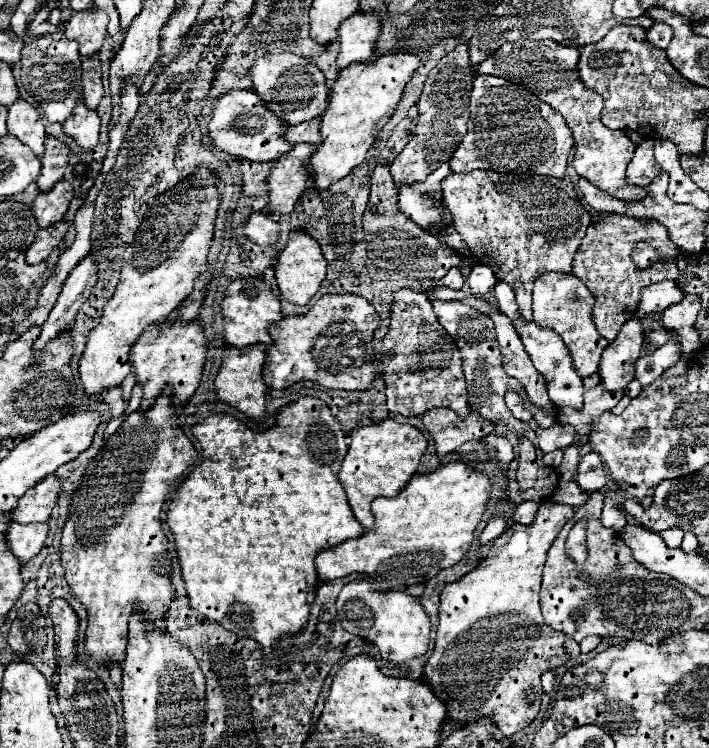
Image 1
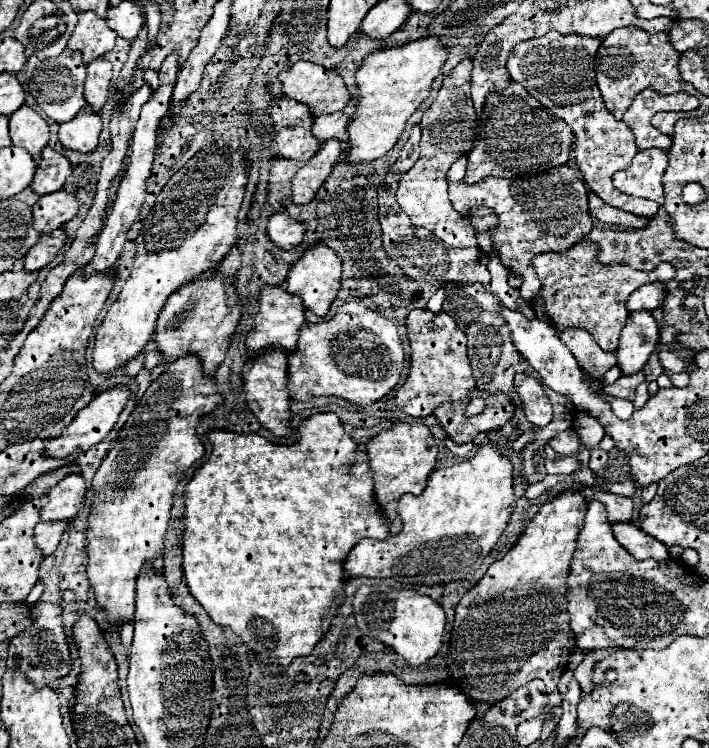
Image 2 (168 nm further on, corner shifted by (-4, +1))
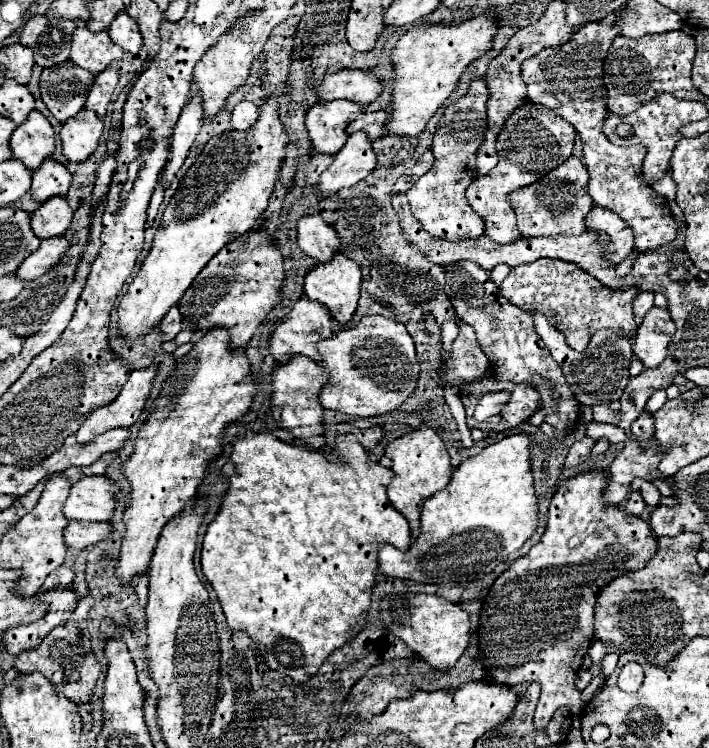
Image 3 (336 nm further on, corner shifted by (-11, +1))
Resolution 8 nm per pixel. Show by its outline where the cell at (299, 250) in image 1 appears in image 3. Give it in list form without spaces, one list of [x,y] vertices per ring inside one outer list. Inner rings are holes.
[[[334,253],[328,263],[318,263],[312,271],[308,271],[308,275],[304,277],[304,293],[308,295],[308,299],[320,301],[324,307],[328,307],[338,323],[348,323],[360,297],[360,279],[360,267],[342,253]]]

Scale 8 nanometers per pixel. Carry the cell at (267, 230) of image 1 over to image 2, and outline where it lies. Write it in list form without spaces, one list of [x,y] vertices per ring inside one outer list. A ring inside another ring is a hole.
[[[279,211],[269,219],[267,225],[267,233],[271,237],[271,241],[285,249],[285,251],[293,251],[295,247],[299,247],[303,243],[303,235],[305,235],[305,223],[295,221],[289,217],[287,211]]]

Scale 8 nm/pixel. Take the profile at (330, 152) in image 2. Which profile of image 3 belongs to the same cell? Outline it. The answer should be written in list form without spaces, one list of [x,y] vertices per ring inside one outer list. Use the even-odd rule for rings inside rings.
[[[360,131],[352,133],[344,147],[336,153],[334,163],[320,175],[320,193],[330,197],[338,189],[348,187],[348,183],[358,183],[376,167],[376,155],[372,143]]]

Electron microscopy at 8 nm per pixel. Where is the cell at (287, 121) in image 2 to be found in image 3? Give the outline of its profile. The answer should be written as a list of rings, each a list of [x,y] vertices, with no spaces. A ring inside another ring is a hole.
[[[326,101],[316,103],[306,111],[306,129],[312,149],[324,155],[336,155],[344,139],[348,139],[344,127],[352,123],[364,111],[362,105],[352,101]]]

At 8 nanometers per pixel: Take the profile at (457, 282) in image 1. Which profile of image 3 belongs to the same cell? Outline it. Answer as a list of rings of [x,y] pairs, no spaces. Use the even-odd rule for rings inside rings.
[[[442,321],[442,347],[450,347],[452,339],[456,337],[456,323],[454,321]]]

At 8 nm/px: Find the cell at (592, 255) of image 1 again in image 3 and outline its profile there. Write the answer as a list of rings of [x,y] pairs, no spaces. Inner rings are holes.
[[[544,257],[526,265],[518,265],[502,281],[500,291],[510,303],[518,305],[524,311],[530,309],[542,311],[548,317],[548,321],[566,337],[566,343],[578,353],[586,349],[590,337],[600,329],[622,331],[628,339],[632,339],[636,333],[632,301],[636,299],[640,289],[638,287],[610,289],[592,275],[588,275],[584,269],[576,267],[576,263],[572,261]]]

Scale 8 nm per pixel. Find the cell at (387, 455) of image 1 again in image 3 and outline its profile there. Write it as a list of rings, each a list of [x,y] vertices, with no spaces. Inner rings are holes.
[[[422,427],[390,441],[386,445],[386,457],[392,459],[392,471],[396,475],[388,485],[388,499],[396,507],[396,511],[400,511],[408,519],[410,535],[412,539],[416,539],[416,535],[420,533],[420,503],[432,497],[436,491],[444,489],[452,475],[448,451],[434,429]]]

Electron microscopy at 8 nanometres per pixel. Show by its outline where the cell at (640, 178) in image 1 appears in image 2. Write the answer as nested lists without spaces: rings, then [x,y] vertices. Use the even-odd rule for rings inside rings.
[[[661,149],[639,151],[629,167],[613,175],[613,185],[627,195],[645,197],[663,205],[663,173],[667,169],[667,153]]]

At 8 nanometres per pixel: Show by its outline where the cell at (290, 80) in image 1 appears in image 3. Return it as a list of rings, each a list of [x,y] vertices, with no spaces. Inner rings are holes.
[[[340,69],[336,73],[324,75],[322,83],[316,87],[320,101],[348,99],[358,105],[366,105],[380,95],[378,77],[360,69]]]

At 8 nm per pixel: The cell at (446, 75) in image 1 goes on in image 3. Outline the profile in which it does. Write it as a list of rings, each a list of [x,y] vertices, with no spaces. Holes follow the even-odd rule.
[[[472,79],[466,95],[452,101],[444,109],[432,141],[434,165],[406,193],[410,199],[412,215],[420,223],[424,223],[424,229],[430,235],[438,235],[454,241],[478,239],[484,235],[484,223],[478,219],[472,207],[468,207],[464,199],[464,191],[470,179],[476,177],[476,151],[486,133],[486,99],[488,99],[486,81]]]

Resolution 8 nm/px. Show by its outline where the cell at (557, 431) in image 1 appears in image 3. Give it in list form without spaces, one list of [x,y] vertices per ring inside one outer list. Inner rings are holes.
[[[584,437],[584,439],[576,441],[576,443],[570,447],[564,465],[566,465],[566,467],[574,467],[574,465],[584,463],[584,461],[590,457],[590,449],[592,449],[594,443],[596,443],[596,441],[590,439],[590,437]]]

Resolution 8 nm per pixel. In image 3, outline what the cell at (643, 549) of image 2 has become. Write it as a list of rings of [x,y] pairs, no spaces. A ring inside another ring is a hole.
[[[590,471],[590,473],[580,473],[572,479],[568,479],[562,487],[558,487],[558,491],[554,493],[552,497],[552,503],[550,503],[550,511],[548,511],[548,523],[546,523],[546,529],[540,537],[540,541],[520,559],[516,559],[512,563],[512,567],[508,567],[496,581],[494,585],[490,587],[486,599],[482,601],[482,609],[480,609],[480,627],[478,627],[478,643],[480,643],[480,661],[486,669],[486,681],[490,683],[496,683],[496,685],[502,685],[502,687],[516,687],[516,685],[522,685],[522,683],[540,683],[541,694],[534,713],[534,725],[536,729],[546,729],[550,721],[550,717],[554,715],[554,711],[559,707],[567,707],[572,715],[579,716],[584,709],[584,703],[580,699],[580,691],[574,687],[574,677],[582,665],[582,659],[592,643],[592,611],[594,611],[594,601],[596,601],[596,595],[600,591],[600,587],[604,587],[608,581],[612,581],[612,577],[616,575],[622,575],[624,571],[634,571],[634,569],[642,569],[658,551],[658,541],[650,529],[650,525],[636,517],[636,515],[630,515],[618,507],[608,507],[604,501],[602,501],[602,491],[604,491],[604,473],[602,471]]]

